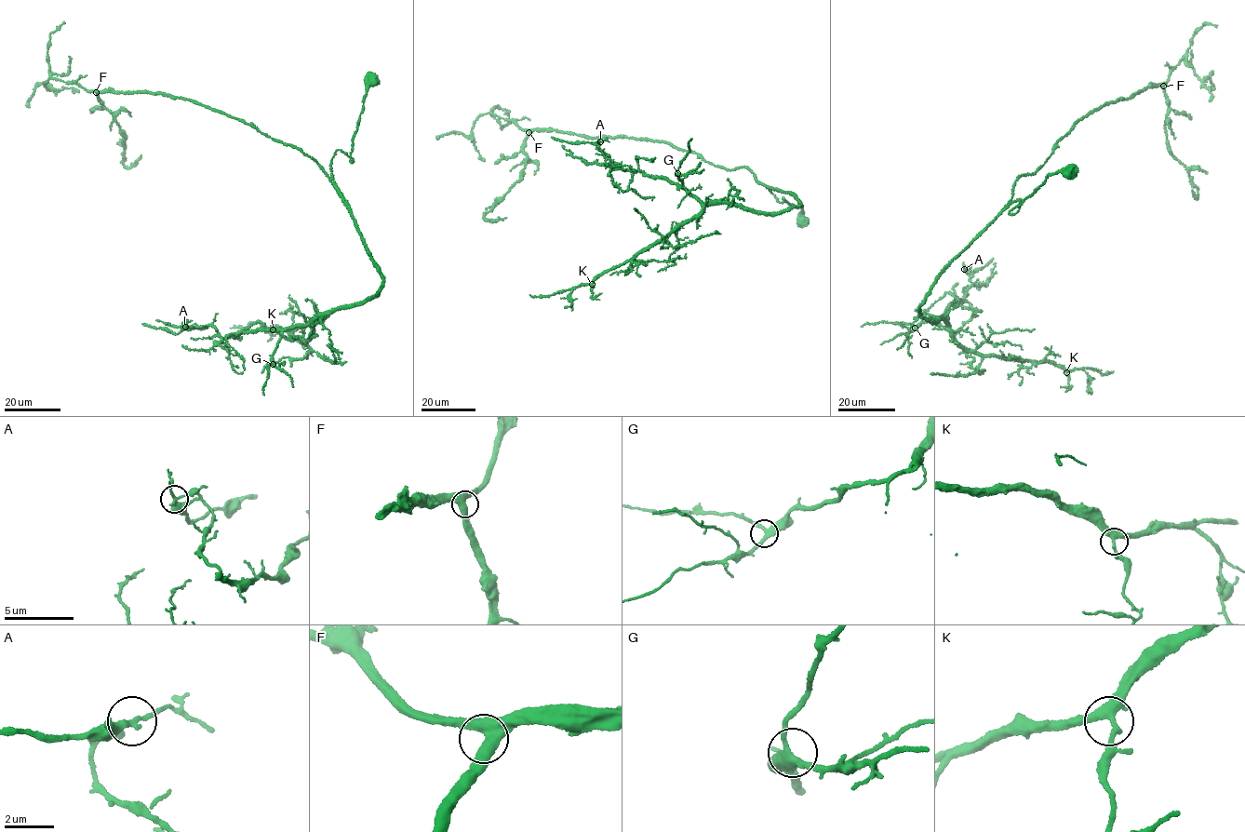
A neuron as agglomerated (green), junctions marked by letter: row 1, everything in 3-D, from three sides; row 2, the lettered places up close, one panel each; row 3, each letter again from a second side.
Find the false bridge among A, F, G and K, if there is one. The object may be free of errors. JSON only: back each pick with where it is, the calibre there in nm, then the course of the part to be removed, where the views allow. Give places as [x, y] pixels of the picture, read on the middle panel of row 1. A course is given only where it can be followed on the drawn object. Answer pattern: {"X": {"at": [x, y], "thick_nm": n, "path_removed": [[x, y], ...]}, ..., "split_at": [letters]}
{"split_at": []}

